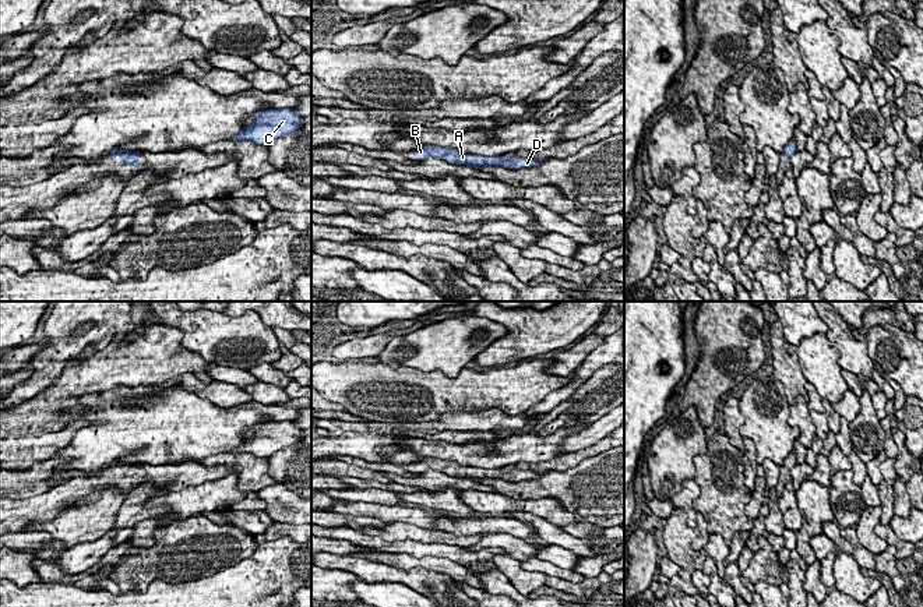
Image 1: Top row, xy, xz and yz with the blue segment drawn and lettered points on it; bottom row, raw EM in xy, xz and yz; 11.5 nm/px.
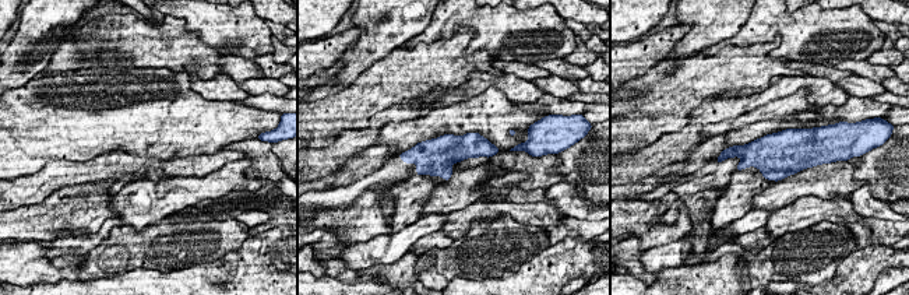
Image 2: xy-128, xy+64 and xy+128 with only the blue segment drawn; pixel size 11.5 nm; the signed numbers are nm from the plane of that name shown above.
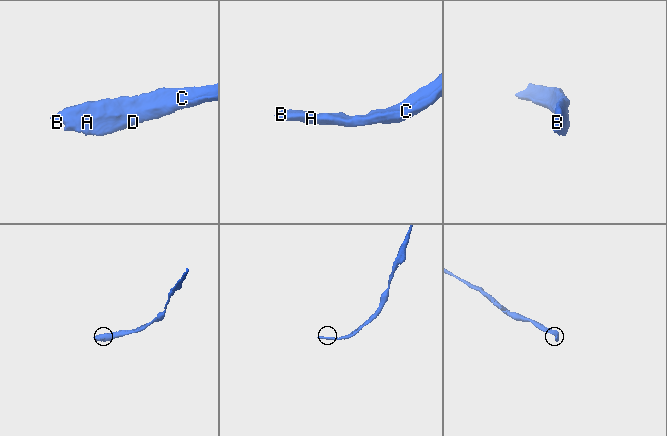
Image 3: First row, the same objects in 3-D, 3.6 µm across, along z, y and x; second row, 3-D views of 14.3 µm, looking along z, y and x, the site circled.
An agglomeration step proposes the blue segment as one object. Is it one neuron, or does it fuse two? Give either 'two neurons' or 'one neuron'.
one neuron

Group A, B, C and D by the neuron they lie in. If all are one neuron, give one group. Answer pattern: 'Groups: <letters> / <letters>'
Groups: A B C D

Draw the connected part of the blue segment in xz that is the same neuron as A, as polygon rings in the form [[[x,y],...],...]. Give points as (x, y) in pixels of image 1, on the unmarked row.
[[[427,458],[415,462],[418,473],[423,473],[429,469],[445,473],[451,477],[468,477],[468,479],[503,479],[507,481],[519,481],[538,479],[542,474],[532,470],[511,470],[504,472],[503,469],[487,469],[487,467],[473,467],[473,466],[461,466],[458,462],[431,458],[431,462],[427,462]]]

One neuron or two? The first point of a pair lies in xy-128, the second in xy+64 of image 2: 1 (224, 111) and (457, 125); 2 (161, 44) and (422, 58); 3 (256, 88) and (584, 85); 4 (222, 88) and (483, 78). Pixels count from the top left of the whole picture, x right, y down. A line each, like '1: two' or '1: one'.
1: one
2: one
3: two
4: one

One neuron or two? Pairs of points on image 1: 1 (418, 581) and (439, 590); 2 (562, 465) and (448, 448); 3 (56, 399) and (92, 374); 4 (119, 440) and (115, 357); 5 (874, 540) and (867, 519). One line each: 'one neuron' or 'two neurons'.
1: one neuron
2: two neurons
3: one neuron
4: two neurons
5: one neuron

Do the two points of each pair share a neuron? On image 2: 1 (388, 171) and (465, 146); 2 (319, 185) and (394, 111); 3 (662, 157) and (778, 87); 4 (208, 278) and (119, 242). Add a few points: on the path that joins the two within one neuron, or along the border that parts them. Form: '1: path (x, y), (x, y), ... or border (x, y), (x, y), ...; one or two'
1: path (408, 164), (446, 153); one
2: border (331, 174), (312, 182); two
3: path (691, 130), (714, 109), (728, 109), (749, 102); one
4: border (215, 260), (169, 271), (150, 269); two

